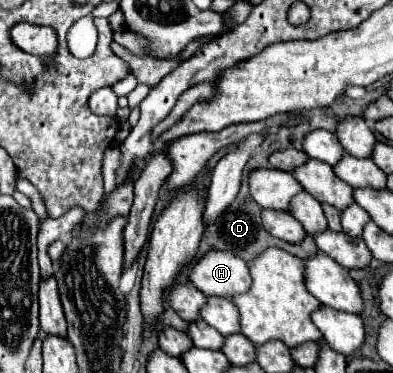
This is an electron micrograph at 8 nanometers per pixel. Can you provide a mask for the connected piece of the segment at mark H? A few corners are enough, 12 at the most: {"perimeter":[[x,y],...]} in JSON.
{"perimeter":[[215,249],[189,265],[201,293],[251,287],[247,263]]}

